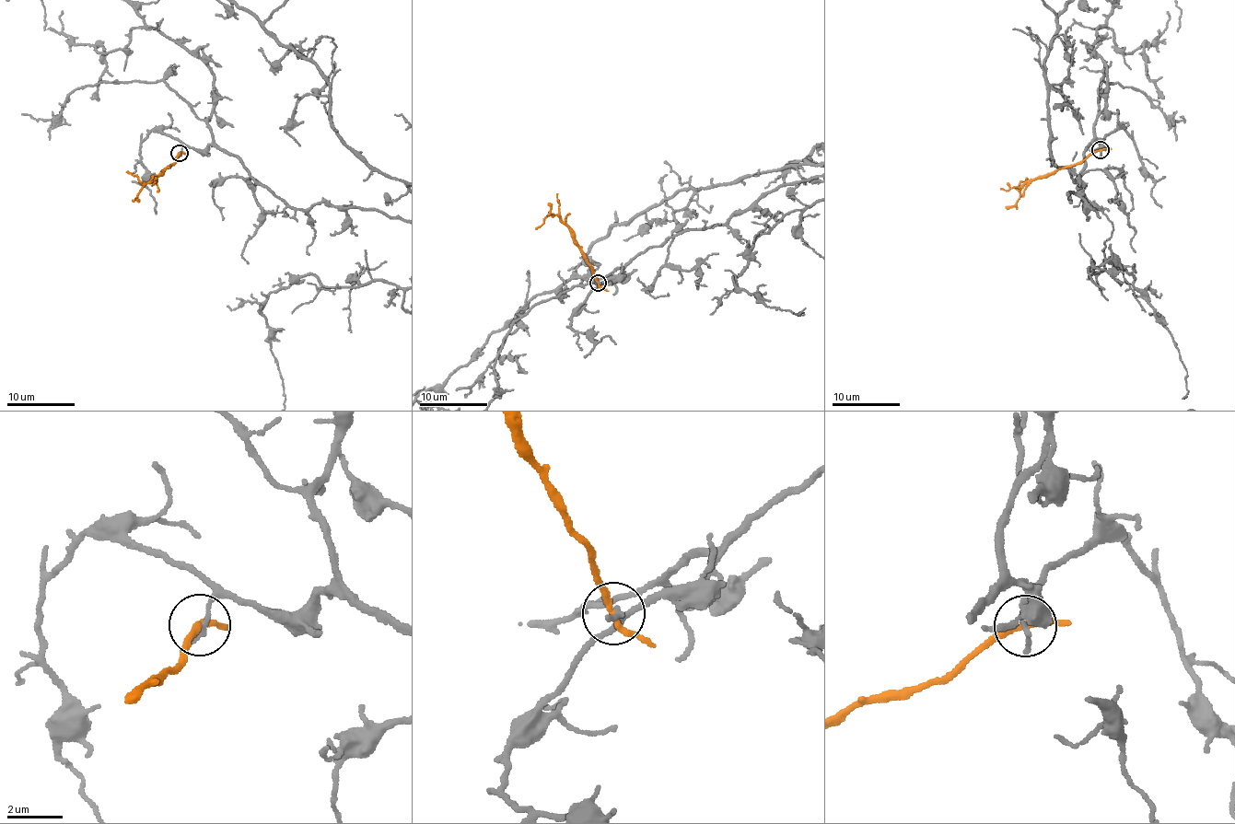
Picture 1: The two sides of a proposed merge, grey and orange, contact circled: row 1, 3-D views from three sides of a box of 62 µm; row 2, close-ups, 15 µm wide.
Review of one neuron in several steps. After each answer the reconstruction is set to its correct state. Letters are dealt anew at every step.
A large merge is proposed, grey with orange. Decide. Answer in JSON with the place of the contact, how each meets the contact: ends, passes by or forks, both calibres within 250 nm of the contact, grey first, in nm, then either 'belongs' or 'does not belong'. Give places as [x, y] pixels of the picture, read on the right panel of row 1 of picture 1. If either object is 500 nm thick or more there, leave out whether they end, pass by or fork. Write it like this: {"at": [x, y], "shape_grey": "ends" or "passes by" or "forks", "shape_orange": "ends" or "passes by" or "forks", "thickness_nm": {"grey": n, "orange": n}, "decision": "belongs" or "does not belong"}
{"at": [1100, 149], "shape_grey": "ends", "shape_orange": "passes by", "thickness_nm": {"grey": 190, "orange": 200}, "decision": "does not belong"}

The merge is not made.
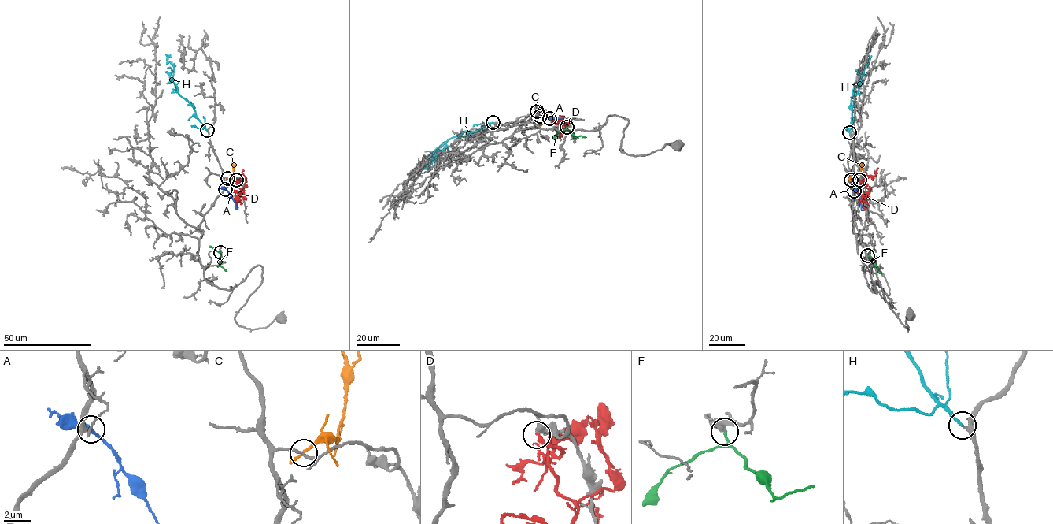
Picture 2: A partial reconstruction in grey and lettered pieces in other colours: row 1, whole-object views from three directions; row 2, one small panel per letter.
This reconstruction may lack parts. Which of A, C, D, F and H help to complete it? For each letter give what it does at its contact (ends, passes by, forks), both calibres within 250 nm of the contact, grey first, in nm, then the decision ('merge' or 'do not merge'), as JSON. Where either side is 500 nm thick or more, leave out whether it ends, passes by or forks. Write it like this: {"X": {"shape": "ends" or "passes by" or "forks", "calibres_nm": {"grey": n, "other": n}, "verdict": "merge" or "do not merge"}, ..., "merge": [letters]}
{"A": {"shape": "passes by", "calibres_nm": {"grey": 180, "other": 240}, "verdict": "merge"}, "C": {"shape": "passes by", "calibres_nm": {"grey": 190, "other": 180}, "verdict": "do not merge"}, "D": {"shape": "ends", "calibres_nm": {"grey": 440, "other": 240}, "verdict": "do not merge"}, "F": {"shape": "passes by", "calibres_nm": {"grey": 320, "other": 100}, "verdict": "do not merge"}, "H": {"shape": "ends", "calibres_nm": {"grey": 260, "other": 200}, "verdict": "merge"}, "merge": ["A", "H"]}

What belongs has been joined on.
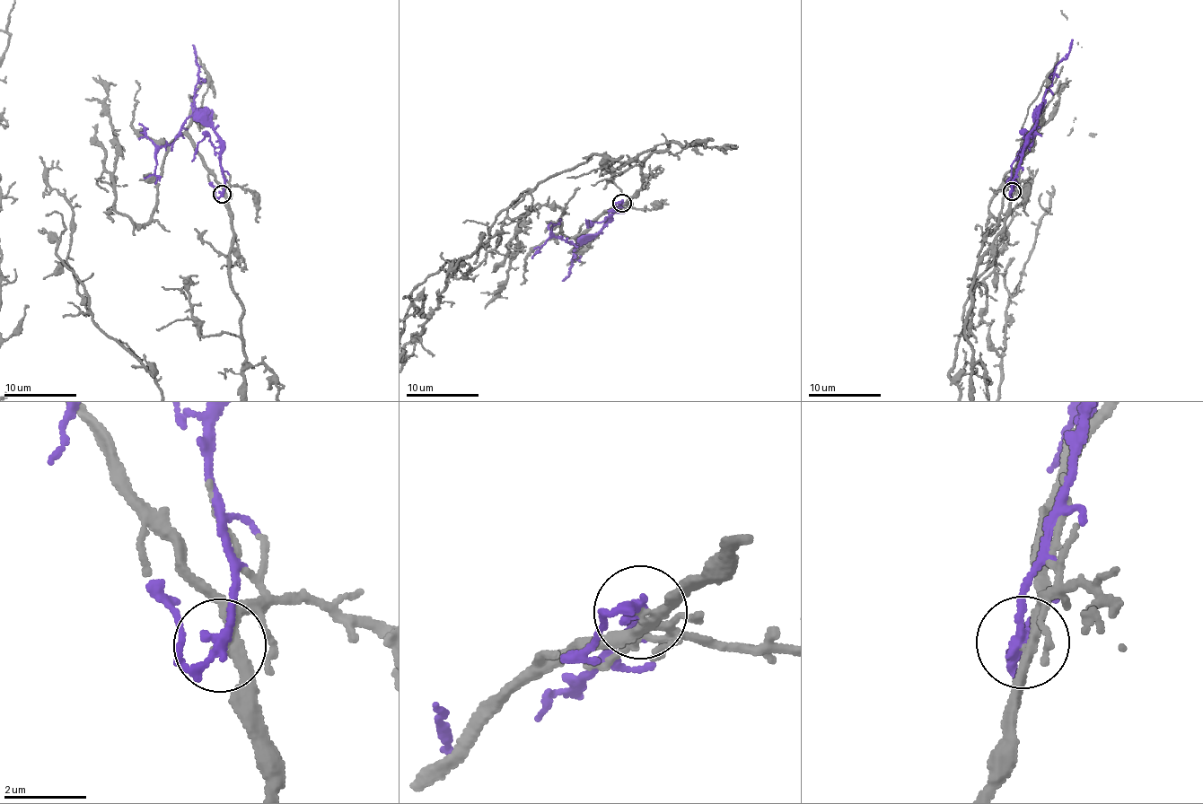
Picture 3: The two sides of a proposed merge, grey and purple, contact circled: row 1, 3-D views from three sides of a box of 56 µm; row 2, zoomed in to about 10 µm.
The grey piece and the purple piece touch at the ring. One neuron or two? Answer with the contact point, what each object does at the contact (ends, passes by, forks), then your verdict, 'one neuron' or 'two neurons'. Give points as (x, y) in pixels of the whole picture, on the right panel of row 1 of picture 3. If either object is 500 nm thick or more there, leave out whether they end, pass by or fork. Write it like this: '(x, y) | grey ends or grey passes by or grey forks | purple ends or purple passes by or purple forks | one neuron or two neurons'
(1012, 191) | grey passes by | purple passes by | two neurons

